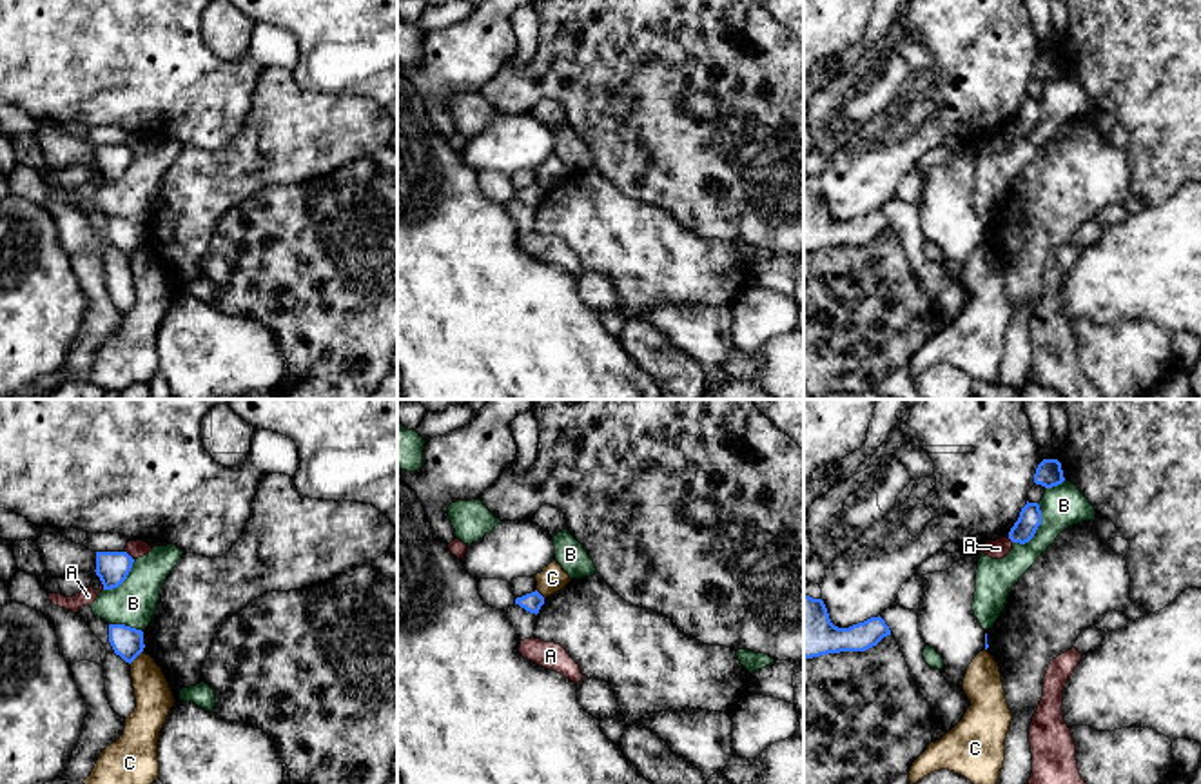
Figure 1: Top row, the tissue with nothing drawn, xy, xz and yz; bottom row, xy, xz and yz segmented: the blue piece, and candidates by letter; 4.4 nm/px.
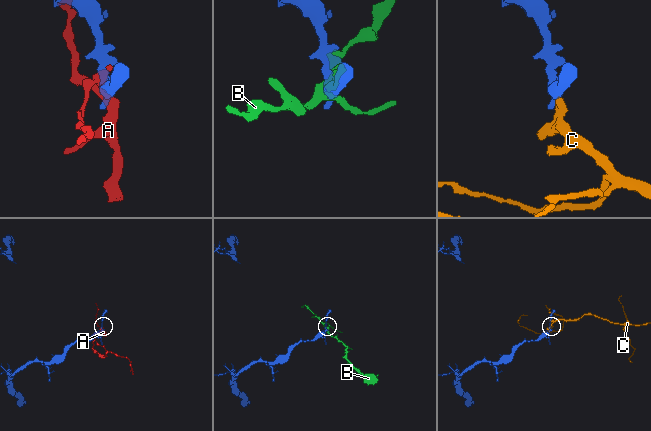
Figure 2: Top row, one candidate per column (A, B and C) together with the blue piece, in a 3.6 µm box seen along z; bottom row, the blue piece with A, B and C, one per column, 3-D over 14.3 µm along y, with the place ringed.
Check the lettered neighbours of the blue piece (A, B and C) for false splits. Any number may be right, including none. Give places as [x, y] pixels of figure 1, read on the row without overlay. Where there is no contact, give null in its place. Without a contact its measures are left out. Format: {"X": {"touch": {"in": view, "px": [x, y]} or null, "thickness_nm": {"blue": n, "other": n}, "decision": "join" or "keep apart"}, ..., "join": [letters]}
{"A": {"touch": {"in": "xy", "px": [102, 176]}, "thickness_nm": {"blue": 140, "other": 70}, "decision": "keep apart"}, "B": {"touch": {"in": "yz", "px": [1036, 122]}, "thickness_nm": {"blue": 100, "other": 190}, "decision": "keep apart"}, "C": {"touch": {"in": "xy", "px": [135, 251]}, "thickness_nm": {"blue": 140, "other": 160}, "decision": "keep apart"}, "join": []}

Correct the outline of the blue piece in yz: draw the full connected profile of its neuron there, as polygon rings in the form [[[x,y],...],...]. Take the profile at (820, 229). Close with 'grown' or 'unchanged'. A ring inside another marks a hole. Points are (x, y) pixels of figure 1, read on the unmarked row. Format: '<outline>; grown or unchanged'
[[[804,187],[806,252],[840,245],[865,245],[887,229],[891,223],[880,209],[849,221],[838,221],[831,216],[824,194]]]; unchanged

